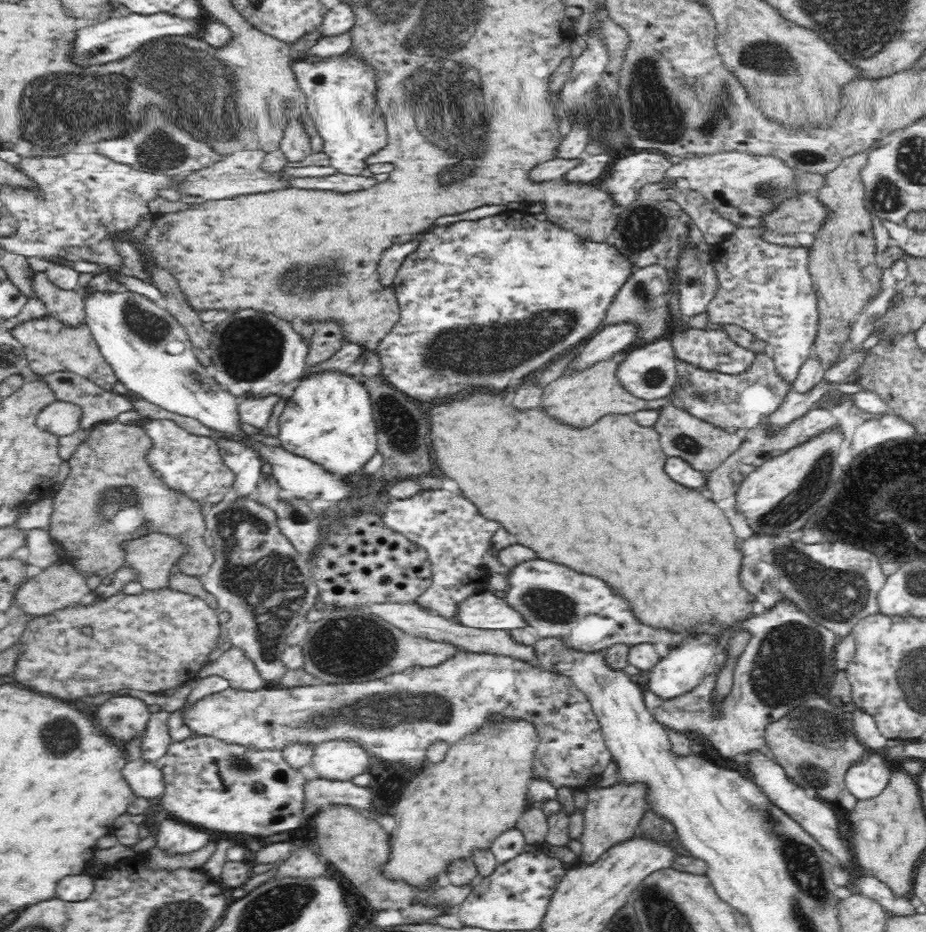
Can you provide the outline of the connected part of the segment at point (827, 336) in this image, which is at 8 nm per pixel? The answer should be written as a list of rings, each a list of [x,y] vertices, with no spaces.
[[[876,140],[872,148],[854,153],[852,156],[846,157],[832,172],[827,173],[823,186],[814,193],[818,201],[824,205],[826,215],[822,226],[815,233],[816,238],[810,245],[811,256],[814,256],[816,262],[810,262],[810,275],[813,279],[813,288],[816,290],[819,308],[819,324],[820,330],[813,344],[812,355],[822,364],[832,364],[838,360],[842,344],[848,340],[850,334],[850,324],[857,322],[860,314],[864,309],[866,300],[870,300],[878,290],[880,290],[880,272],[876,266],[876,239],[872,234],[871,215],[864,204],[864,185],[862,185],[861,170],[866,166],[868,160],[867,153],[875,149],[882,141]]]

